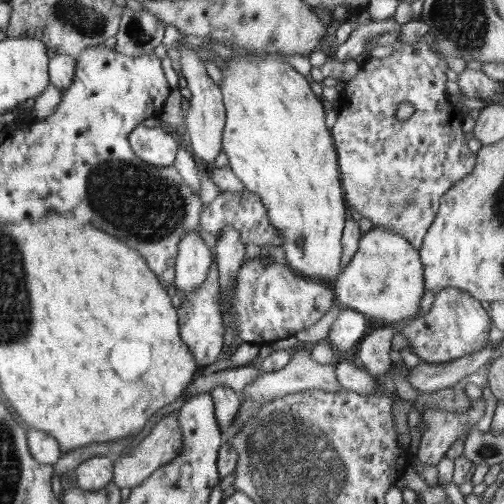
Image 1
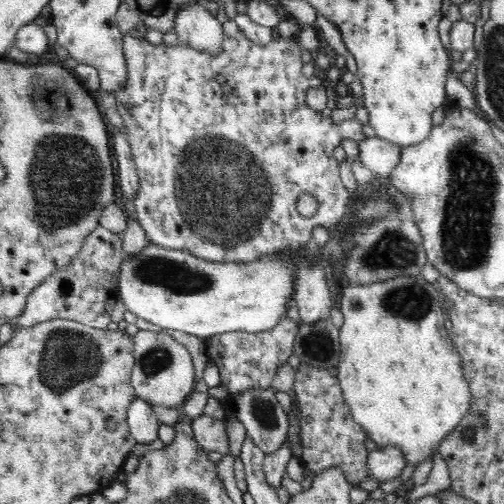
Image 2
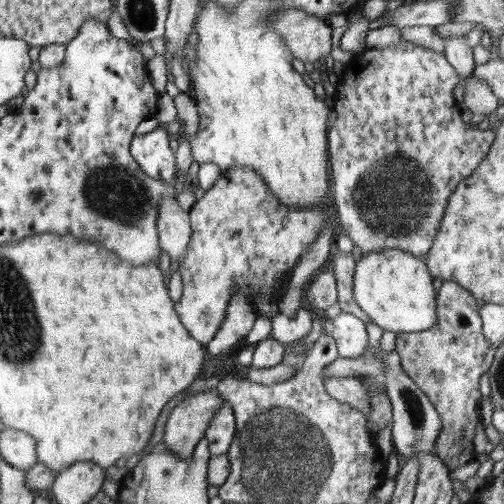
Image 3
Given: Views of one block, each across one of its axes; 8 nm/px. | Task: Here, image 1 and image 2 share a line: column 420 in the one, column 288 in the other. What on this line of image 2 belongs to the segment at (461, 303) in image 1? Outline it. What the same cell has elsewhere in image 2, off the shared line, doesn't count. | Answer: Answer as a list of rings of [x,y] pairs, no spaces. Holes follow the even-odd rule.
[[[282,318],[280,324],[272,330],[268,330],[266,334],[220,334],[220,336],[210,336],[206,338],[206,346],[212,354],[212,362],[220,368],[220,376],[222,376],[222,384],[228,388],[228,394],[240,394],[244,390],[250,388],[274,388],[274,374],[280,366],[288,364],[288,358],[294,356],[294,344],[296,344],[296,336],[300,332],[300,326],[290,320],[290,318]]]

